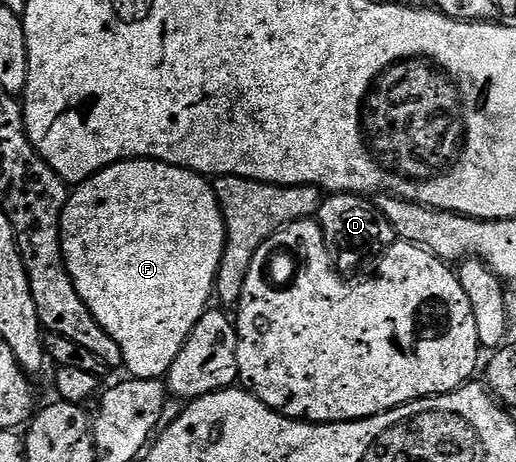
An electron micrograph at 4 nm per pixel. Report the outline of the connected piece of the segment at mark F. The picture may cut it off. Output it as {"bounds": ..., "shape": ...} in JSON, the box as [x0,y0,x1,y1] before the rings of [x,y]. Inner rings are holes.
{"bounds":[61,159,225,379],"shape":[[[127,159],[124,163],[104,167],[98,175],[93,175],[84,183],[78,183],[72,188],[61,218],[61,248],[65,268],[79,297],[85,302],[87,309],[91,309],[95,321],[99,321],[99,325],[107,329],[115,345],[119,345],[123,353],[124,370],[129,370],[126,372],[134,379],[161,379],[168,376],[175,357],[179,357],[179,349],[183,349],[191,329],[195,329],[199,317],[203,317],[203,313],[214,298],[219,265],[225,252],[225,222],[213,192],[212,182],[204,175],[188,171],[186,167],[161,163],[157,159]]]}

